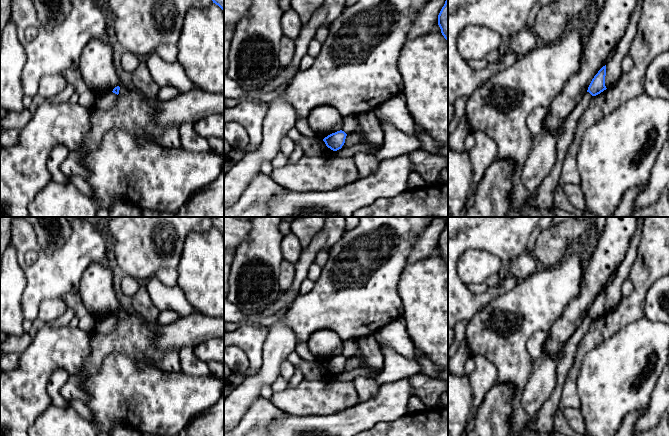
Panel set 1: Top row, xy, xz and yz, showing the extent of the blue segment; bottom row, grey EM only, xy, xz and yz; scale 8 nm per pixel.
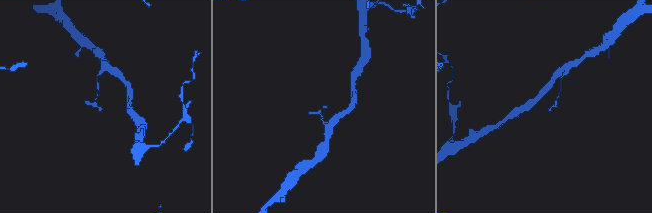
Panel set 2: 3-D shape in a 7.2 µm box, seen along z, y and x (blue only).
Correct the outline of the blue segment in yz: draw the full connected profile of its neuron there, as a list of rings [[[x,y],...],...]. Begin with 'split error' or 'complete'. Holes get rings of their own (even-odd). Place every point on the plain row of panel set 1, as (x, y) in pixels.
complete; [[[606,289],[603,290],[598,297],[592,303],[587,316],[589,316],[592,320],[596,320],[606,314],[605,310],[605,300],[606,300]]]

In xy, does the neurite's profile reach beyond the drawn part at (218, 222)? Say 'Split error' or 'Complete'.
Complete

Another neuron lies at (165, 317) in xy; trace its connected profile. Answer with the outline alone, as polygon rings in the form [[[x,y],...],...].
[[[173,310],[160,311],[157,319],[157,325],[167,325],[179,320],[181,316]]]

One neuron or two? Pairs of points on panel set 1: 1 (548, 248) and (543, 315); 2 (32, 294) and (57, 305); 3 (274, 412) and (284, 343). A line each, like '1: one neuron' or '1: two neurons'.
1: two neurons
2: two neurons
3: two neurons

